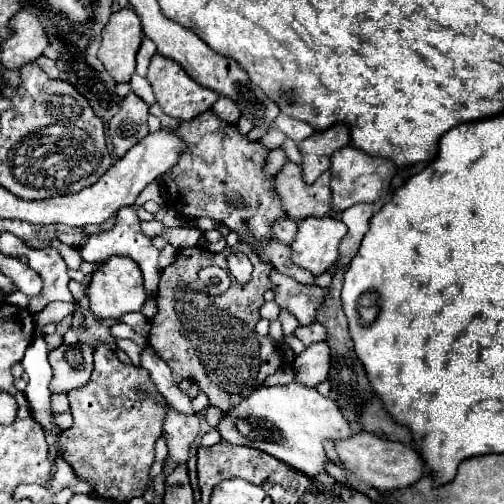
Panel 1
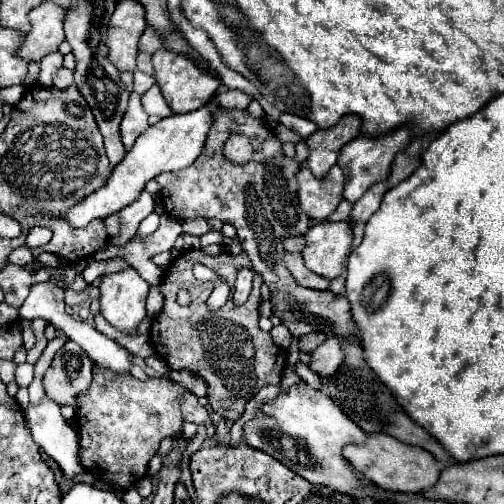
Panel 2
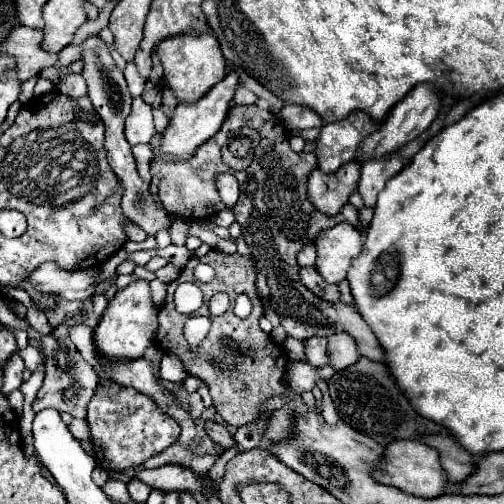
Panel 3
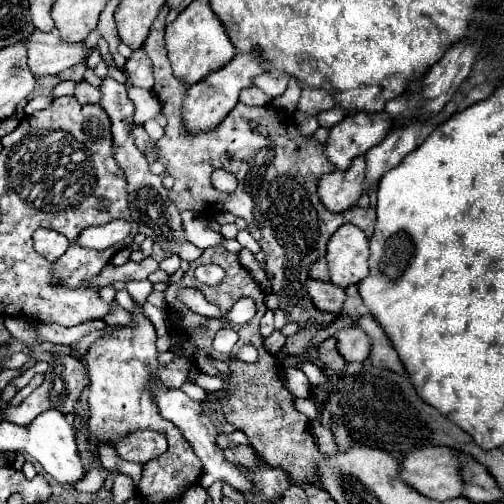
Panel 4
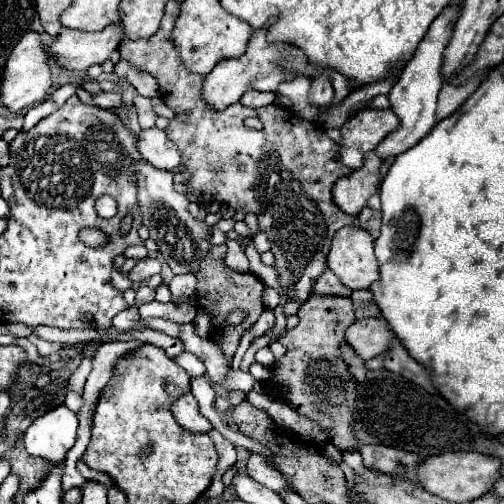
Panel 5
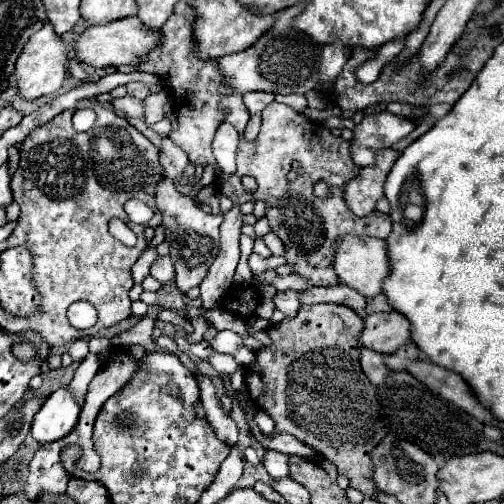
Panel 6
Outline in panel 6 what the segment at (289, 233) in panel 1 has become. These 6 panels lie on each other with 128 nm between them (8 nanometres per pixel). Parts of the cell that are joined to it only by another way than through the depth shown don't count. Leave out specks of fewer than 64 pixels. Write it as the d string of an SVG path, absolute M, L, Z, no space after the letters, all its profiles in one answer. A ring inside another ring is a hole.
M338 284L338 286L328 286L328 288L310 288L302 292L300 298L302 304L316 304L316 302L330 302L330 304L342 304L352 308L362 320L368 316L366 314L366 298L360 296L356 290Z

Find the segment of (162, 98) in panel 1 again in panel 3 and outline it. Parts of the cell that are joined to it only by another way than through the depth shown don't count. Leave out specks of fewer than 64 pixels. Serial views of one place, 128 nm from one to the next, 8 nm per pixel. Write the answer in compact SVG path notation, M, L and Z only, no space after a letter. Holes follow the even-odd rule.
M212 30L202 34L170 36L158 44L158 56L164 66L164 78L180 102L196 102L226 76L226 58L222 56L220 42Z

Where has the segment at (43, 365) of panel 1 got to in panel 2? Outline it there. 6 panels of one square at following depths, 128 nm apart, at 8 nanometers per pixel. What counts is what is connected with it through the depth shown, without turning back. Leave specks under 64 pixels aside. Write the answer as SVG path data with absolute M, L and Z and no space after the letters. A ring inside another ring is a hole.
M44 398L38 406L30 406L30 424L34 442L60 466L64 478L74 480L86 472L80 462L80 436L62 418L58 404Z

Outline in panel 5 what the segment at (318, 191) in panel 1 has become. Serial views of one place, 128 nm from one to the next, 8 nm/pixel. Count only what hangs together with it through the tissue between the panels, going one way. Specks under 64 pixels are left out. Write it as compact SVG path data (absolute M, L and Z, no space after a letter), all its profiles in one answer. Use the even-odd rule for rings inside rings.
M368 152L368 156L364 156L362 168L354 170L350 176L344 176L334 184L332 196L336 206L346 214L356 216L356 212L360 212L370 196L380 188L380 166L382 158L376 152Z

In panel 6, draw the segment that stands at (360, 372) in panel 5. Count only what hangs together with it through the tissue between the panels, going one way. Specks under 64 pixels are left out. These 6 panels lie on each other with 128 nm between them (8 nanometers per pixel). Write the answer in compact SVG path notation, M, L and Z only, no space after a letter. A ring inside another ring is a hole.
M362 348L362 354L360 354L360 364L364 368L364 374L376 386L384 384L384 380L392 374L392 370L384 364L384 358L386 358L386 354L380 354L380 352L374 352L368 348Z

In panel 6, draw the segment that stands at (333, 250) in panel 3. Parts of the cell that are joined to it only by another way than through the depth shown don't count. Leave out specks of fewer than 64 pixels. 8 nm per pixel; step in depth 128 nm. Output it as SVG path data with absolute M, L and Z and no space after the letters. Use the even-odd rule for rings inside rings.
M344 236L336 248L336 260L334 260L336 274L340 280L360 292L366 298L374 298L382 292L382 282L390 272L390 256L388 256L388 244L380 238L370 236Z

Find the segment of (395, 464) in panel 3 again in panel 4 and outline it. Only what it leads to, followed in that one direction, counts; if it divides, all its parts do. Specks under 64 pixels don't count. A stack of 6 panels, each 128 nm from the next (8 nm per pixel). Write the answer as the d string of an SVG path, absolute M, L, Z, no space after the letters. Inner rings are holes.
M418 448L416 452L408 452L402 460L402 480L416 488L420 494L446 502L462 496L464 492L464 478L462 478L462 466L460 466L460 454L452 452L452 448Z

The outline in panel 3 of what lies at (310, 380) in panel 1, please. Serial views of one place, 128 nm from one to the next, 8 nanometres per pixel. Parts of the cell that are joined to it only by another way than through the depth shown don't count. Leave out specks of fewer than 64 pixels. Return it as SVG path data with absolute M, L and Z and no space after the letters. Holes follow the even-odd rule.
M338 332L334 336L328 338L328 352L332 356L332 368L348 368L352 364L356 364L360 360L360 354L358 354L358 346L356 346L356 340L346 334L346 332Z

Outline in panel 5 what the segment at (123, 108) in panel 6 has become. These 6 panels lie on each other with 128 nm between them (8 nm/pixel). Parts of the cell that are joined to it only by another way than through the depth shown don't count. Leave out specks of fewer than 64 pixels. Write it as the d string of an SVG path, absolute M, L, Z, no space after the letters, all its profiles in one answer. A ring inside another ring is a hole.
M100 92L94 96L94 104L100 108L108 108L108 110L116 110L124 106L124 100L120 94L116 92Z

